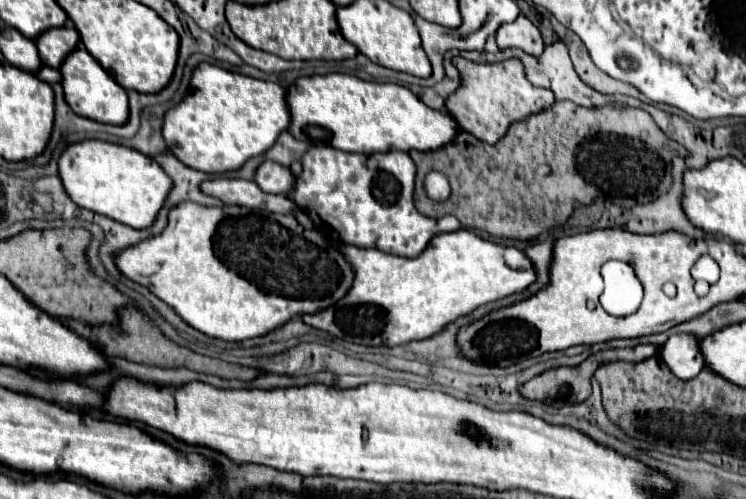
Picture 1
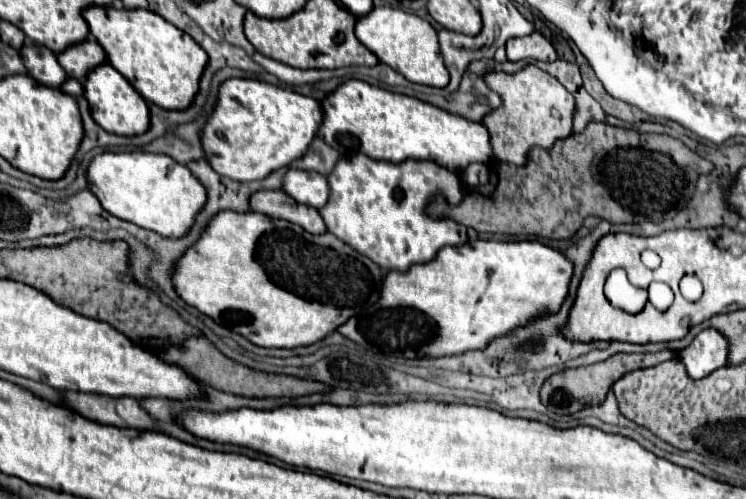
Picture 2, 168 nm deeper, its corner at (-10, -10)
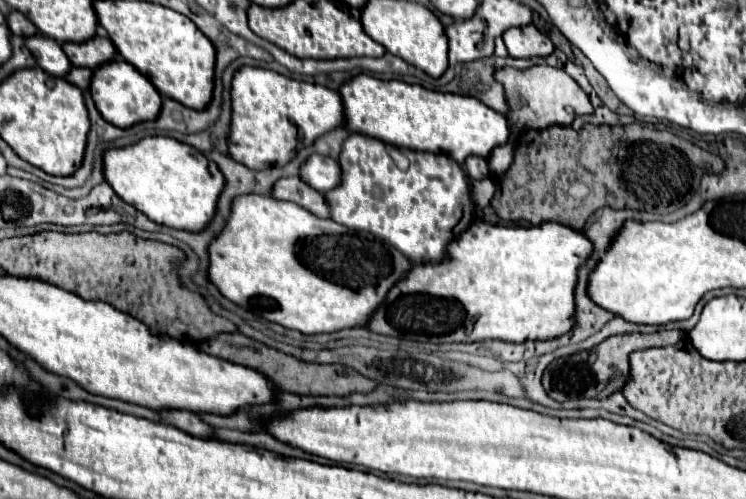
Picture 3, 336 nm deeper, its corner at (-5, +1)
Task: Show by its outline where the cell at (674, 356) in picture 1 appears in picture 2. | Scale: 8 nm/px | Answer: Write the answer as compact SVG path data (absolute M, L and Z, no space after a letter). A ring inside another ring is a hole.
M704 329L694 337L694 341L686 349L680 351L680 359L690 379L702 379L712 371L724 367L726 355L728 343L714 329Z

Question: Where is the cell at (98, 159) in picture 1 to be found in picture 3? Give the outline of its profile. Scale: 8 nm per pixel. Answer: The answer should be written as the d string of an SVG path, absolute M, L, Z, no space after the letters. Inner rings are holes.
M149 136L133 146L105 152L103 170L113 190L149 220L189 232L201 232L209 226L225 188L225 176L215 162L197 148L169 136Z

